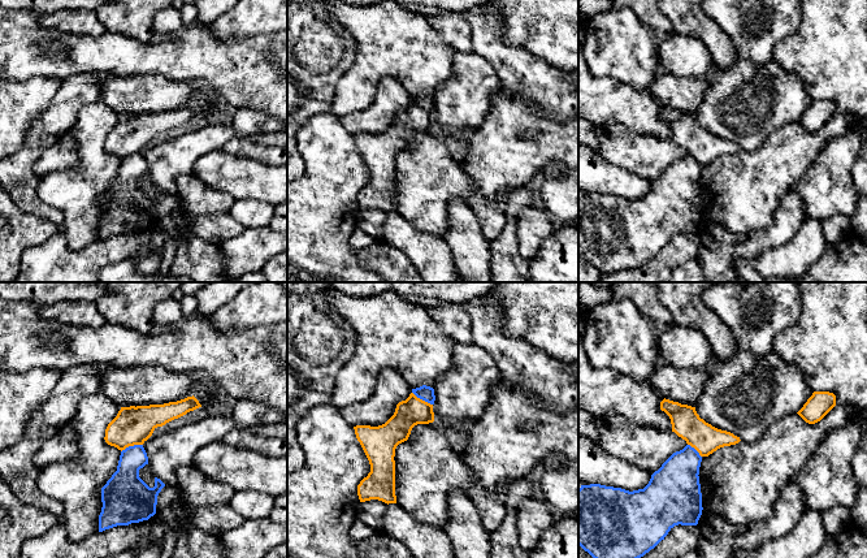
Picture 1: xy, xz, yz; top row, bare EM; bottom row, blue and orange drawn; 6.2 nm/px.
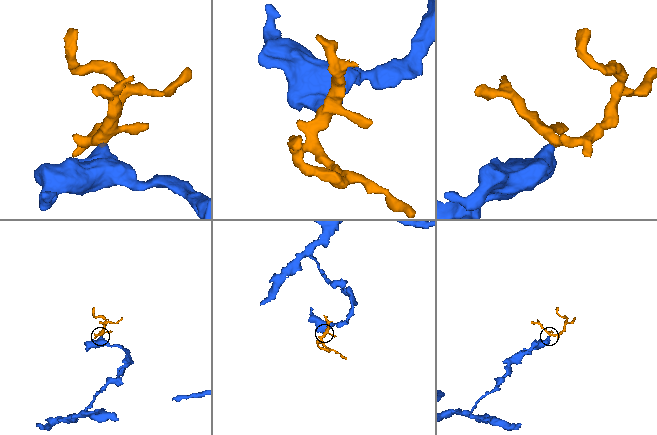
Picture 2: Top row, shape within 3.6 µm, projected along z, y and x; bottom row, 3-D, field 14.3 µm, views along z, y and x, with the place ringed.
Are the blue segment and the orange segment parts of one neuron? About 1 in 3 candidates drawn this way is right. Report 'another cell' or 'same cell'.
another cell

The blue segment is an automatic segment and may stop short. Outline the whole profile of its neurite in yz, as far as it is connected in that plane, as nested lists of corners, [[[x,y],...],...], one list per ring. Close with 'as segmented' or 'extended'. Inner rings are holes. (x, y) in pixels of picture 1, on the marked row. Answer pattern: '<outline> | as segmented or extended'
[[[686,445],[651,475],[643,489],[625,490],[601,484],[578,489],[578,545],[593,558],[641,558],[675,525],[697,525],[702,515],[699,467],[702,457]]] | as segmented

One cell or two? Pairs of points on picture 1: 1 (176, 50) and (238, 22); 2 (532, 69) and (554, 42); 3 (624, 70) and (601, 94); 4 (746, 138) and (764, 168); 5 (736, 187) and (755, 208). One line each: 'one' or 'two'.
1: two
2: two
3: two
4: two
5: one

